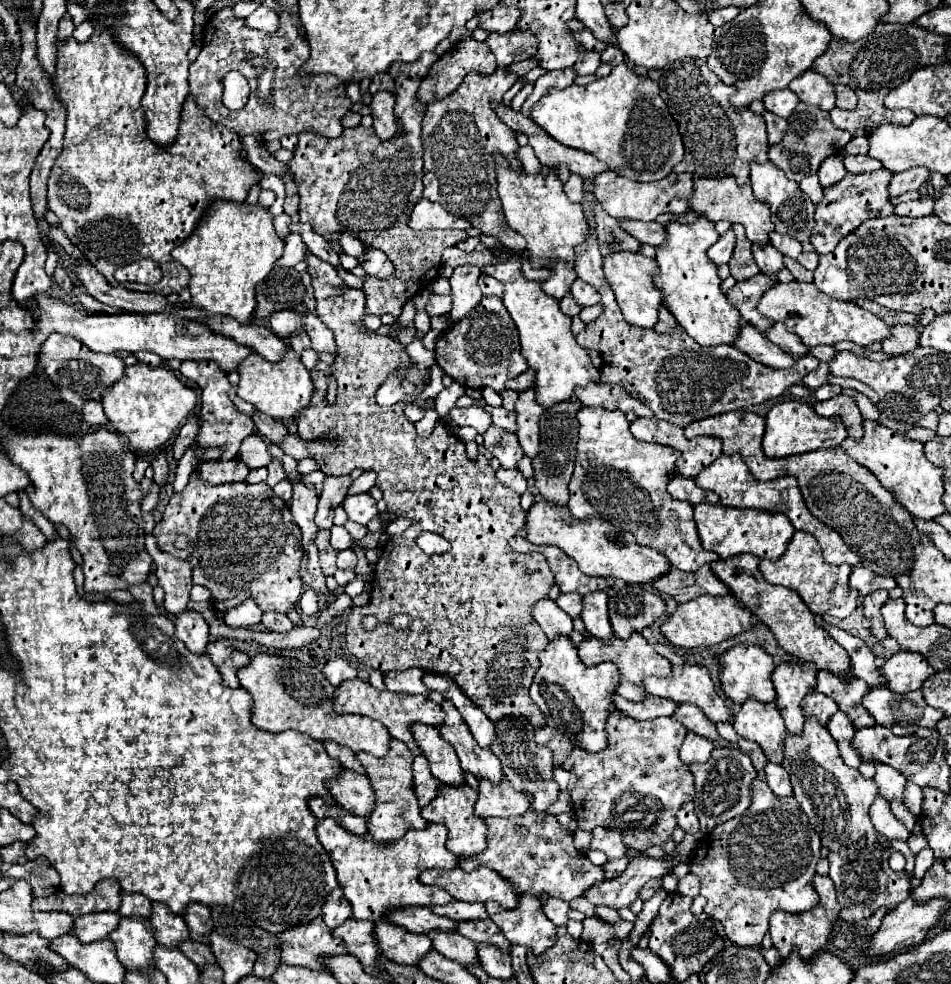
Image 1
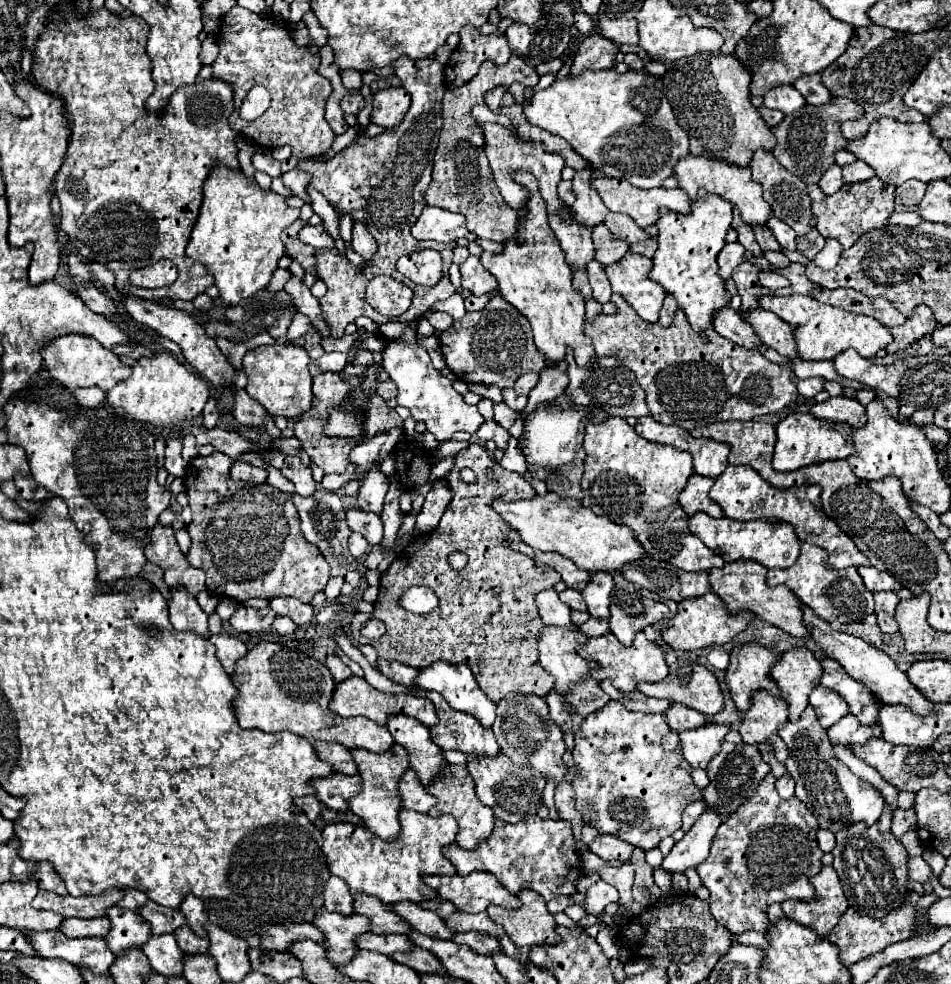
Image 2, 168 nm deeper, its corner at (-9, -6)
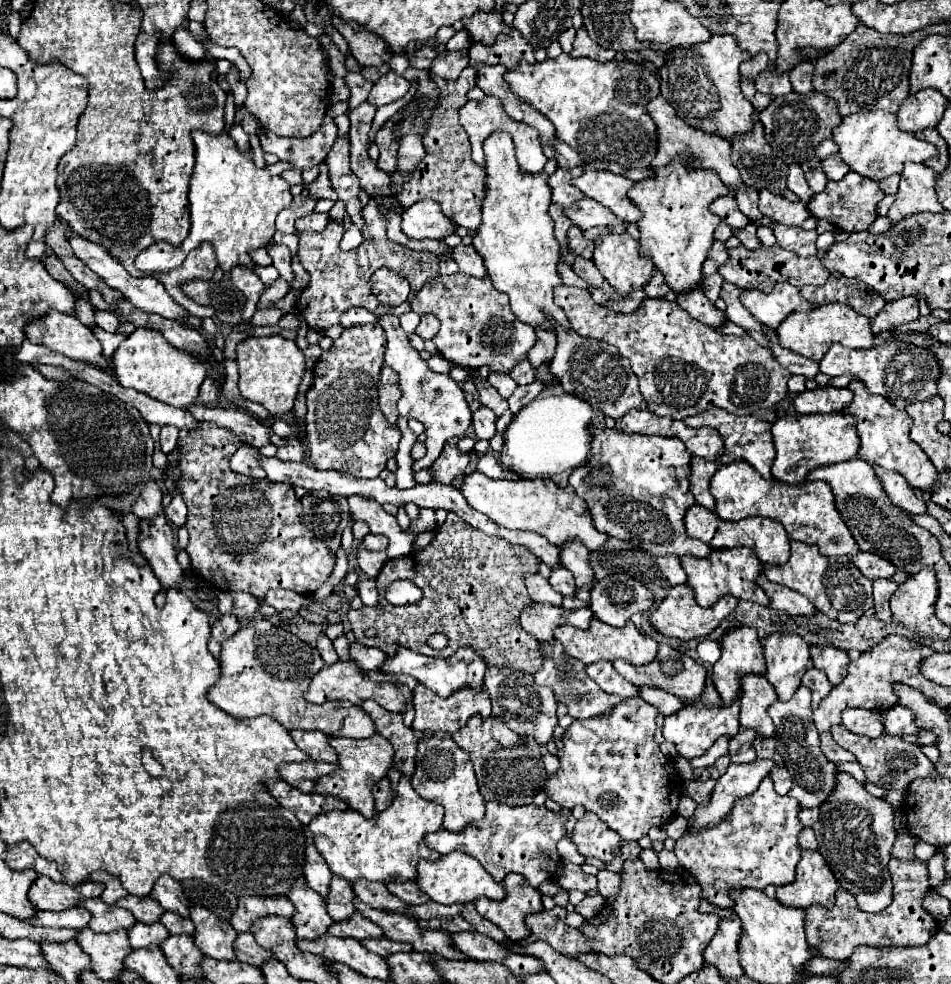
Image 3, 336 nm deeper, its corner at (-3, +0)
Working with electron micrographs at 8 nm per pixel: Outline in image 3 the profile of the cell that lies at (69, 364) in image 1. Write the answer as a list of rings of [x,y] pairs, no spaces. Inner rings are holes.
[[[48,312],[42,320],[36,320],[36,324],[26,326],[26,338],[32,344],[42,344],[50,350],[60,352],[70,360],[92,364],[98,368],[108,366],[102,346],[92,330],[74,316]]]

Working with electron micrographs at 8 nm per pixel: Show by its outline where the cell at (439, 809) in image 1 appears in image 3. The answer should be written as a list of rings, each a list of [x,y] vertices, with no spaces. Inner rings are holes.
[[[432,736],[430,740],[418,742],[416,772],[410,778],[410,784],[424,800],[444,806],[444,828],[450,832],[460,832],[464,826],[484,818],[486,802],[478,790],[474,768],[470,760],[466,760],[466,752],[450,742],[450,738]]]

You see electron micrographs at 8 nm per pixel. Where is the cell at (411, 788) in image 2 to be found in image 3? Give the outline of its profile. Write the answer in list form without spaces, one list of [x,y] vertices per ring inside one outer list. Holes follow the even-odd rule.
[[[382,778],[382,782],[376,784],[376,810],[382,812],[386,806],[390,806],[392,800],[394,800],[394,792],[392,792],[390,780]]]

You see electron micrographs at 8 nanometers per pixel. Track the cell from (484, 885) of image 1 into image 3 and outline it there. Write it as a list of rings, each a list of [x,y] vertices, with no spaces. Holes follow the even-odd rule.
[[[452,852],[442,856],[436,862],[430,860],[420,860],[418,864],[418,878],[416,884],[420,886],[422,892],[426,892],[434,902],[438,904],[466,904],[466,902],[474,902],[480,896],[486,896],[490,900],[504,900],[506,892],[504,886],[494,882],[494,878],[482,868],[482,864],[478,860],[474,860],[472,856],[466,856],[462,852]]]

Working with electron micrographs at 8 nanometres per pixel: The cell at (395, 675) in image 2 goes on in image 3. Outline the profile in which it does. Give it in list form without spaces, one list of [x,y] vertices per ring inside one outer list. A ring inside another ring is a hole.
[[[354,642],[350,644],[350,658],[356,660],[364,670],[380,670],[388,656],[378,648],[368,648],[368,646]]]

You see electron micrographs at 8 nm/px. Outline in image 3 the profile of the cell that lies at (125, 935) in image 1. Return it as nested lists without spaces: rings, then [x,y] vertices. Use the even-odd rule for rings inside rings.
[[[88,898],[88,900],[82,900],[82,904],[78,904],[86,910],[92,912],[92,920],[90,920],[90,928],[98,934],[106,934],[106,932],[114,932],[118,928],[132,928],[136,924],[136,918],[134,914],[118,908],[118,906],[110,906],[110,904],[104,904],[100,898]]]

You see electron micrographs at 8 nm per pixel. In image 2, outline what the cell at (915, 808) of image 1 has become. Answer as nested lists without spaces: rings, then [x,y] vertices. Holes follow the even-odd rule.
[[[896,808],[894,810],[894,818],[892,818],[892,834],[900,839],[900,836],[908,830],[914,830],[916,828],[916,814],[914,810],[902,810],[902,808]]]

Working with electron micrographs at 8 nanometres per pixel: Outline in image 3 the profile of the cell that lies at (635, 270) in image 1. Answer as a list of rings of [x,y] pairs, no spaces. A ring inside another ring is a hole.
[[[608,234],[598,238],[592,260],[610,286],[622,296],[628,296],[634,290],[644,290],[652,280],[654,266],[648,260],[642,260],[638,242],[628,234]]]

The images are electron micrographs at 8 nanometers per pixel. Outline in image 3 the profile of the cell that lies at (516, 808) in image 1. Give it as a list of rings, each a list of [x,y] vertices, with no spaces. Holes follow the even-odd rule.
[[[474,716],[470,724],[452,734],[452,740],[470,756],[484,800],[506,806],[524,806],[532,804],[534,796],[544,790],[546,770],[540,746],[534,738],[520,738],[500,720],[478,720],[478,716]]]

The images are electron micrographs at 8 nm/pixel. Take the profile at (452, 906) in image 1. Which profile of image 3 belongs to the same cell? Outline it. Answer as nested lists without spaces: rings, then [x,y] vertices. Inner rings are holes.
[[[390,880],[390,884],[386,884],[390,888],[390,892],[394,892],[394,896],[398,896],[400,900],[406,900],[408,904],[426,904],[430,898],[428,894],[424,894],[418,884],[414,882],[398,882],[398,880]]]

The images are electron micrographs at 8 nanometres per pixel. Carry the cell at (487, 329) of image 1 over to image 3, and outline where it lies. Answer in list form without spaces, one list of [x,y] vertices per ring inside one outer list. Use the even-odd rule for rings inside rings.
[[[460,272],[454,276],[438,276],[428,280],[412,300],[412,310],[418,314],[432,312],[440,318],[440,332],[434,336],[438,352],[452,364],[466,370],[488,366],[490,372],[510,374],[536,344],[536,330],[522,324],[510,310],[506,294],[498,292],[490,280],[470,280]]]

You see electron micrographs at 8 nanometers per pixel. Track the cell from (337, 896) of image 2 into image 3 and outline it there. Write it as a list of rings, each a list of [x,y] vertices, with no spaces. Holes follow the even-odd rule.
[[[312,838],[310,840],[310,848],[306,848],[306,880],[308,886],[318,892],[320,896],[328,896],[328,888],[330,888],[330,880],[332,880],[332,872],[326,864],[326,860],[322,860],[322,856],[316,852]]]

